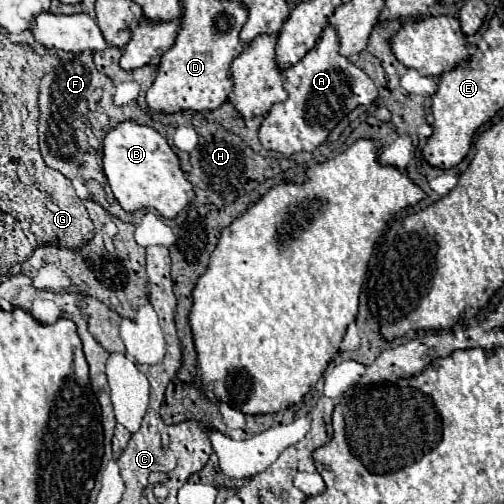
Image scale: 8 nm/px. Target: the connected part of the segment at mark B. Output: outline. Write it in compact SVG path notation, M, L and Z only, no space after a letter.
M124 120L104 136L102 166L112 194L126 212L154 208L164 218L174 218L194 198L192 184L180 168L174 148L158 130L136 120Z

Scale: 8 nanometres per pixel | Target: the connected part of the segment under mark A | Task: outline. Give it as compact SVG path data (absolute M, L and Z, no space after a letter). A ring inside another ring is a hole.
M326 26L316 46L294 66L284 70L284 86L288 90L288 98L280 104L274 104L260 126L260 142L266 150L274 150L280 154L294 154L308 150L312 152L320 146L328 132L356 106L372 104L378 96L378 88L366 76L362 68L358 68L350 58L340 52L340 38L334 26Z

